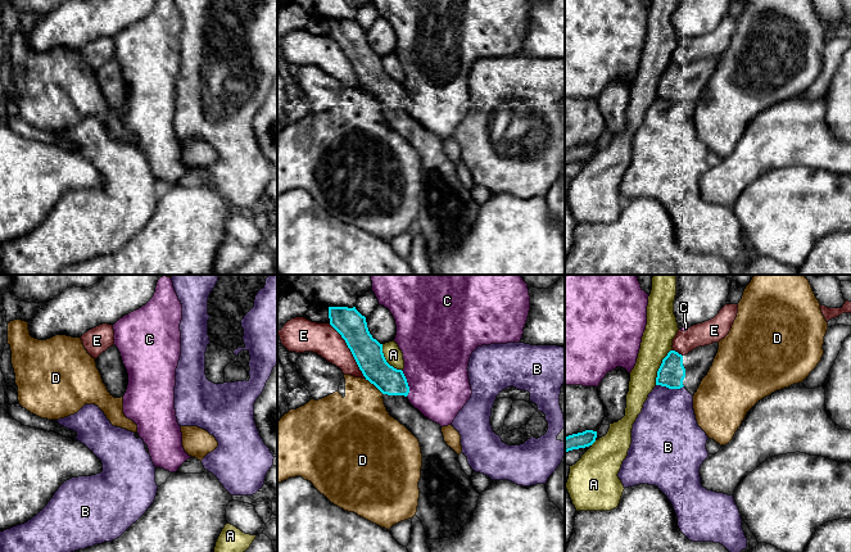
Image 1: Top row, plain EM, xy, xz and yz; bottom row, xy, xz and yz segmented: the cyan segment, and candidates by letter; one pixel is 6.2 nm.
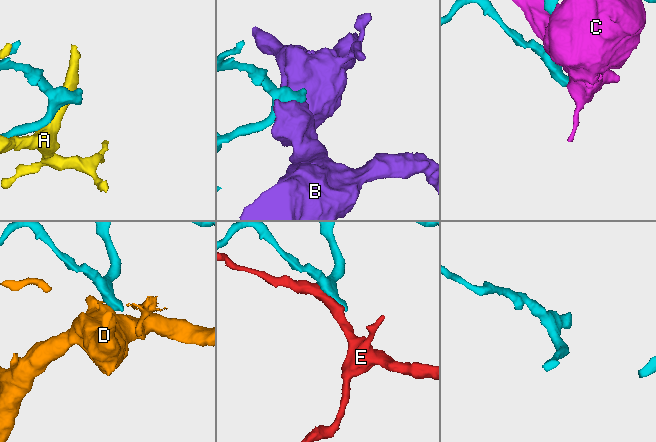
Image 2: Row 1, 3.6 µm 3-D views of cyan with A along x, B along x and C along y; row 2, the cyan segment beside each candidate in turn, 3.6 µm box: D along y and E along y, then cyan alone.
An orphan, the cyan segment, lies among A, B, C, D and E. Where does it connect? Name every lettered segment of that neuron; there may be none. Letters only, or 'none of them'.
none of them

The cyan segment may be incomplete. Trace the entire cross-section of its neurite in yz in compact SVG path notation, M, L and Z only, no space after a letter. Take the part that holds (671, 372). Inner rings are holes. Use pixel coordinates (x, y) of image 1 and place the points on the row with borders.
M719 343L698 347L685 356L670 350L657 371L656 385L669 389L685 388L692 395L707 375L718 353Z

